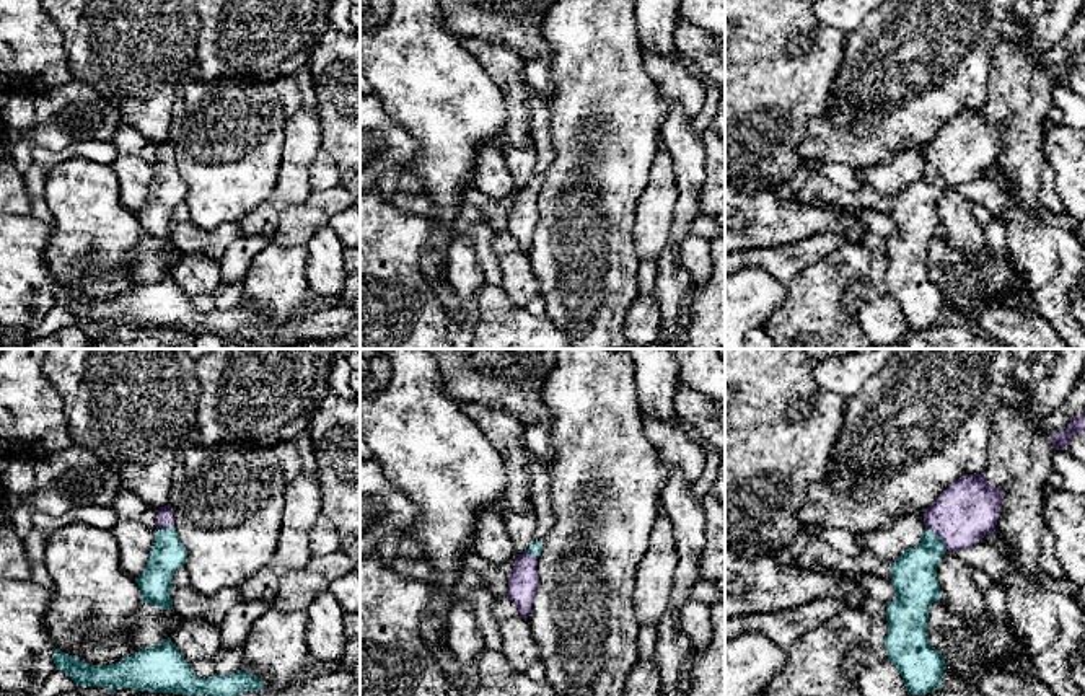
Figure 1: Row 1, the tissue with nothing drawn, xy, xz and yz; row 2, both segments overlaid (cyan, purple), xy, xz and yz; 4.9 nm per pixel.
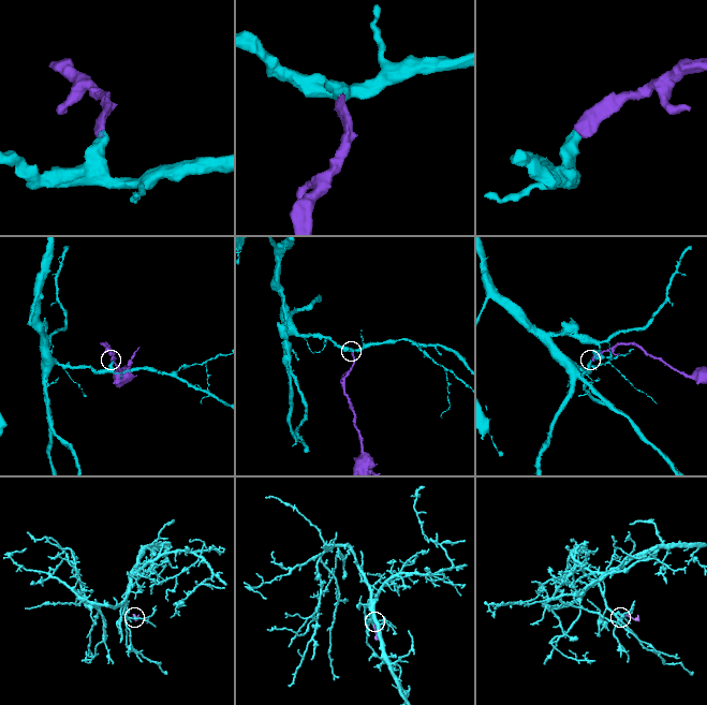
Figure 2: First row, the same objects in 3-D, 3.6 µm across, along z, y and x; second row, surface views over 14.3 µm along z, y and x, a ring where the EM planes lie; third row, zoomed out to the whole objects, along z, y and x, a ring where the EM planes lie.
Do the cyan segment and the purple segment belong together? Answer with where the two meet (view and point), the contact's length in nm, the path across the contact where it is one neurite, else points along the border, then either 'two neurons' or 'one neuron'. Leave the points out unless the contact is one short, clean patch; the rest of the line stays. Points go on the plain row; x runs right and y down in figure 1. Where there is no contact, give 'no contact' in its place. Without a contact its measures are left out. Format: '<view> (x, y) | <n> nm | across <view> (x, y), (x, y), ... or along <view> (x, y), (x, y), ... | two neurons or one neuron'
yz (937, 171) | 160 nm | across yz (914, 207), (937, 171), (966, 145) | one neuron

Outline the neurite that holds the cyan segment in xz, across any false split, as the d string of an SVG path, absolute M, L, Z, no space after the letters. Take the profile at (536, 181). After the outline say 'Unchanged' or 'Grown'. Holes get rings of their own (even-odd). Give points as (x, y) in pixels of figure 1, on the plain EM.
M534 176L528 184L516 191L508 210L507 231L518 241L518 248L528 253L531 238L539 222L538 192L542 186L542 176Z. Grown

